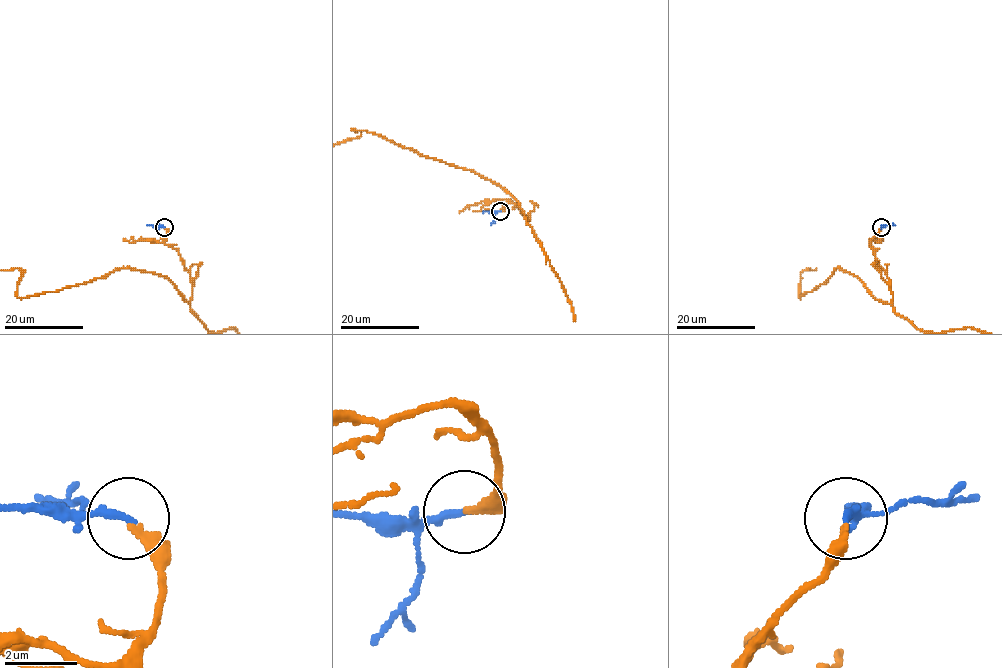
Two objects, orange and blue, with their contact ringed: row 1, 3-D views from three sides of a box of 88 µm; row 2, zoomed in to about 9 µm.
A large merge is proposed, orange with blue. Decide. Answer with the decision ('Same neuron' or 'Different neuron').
Same neuron

